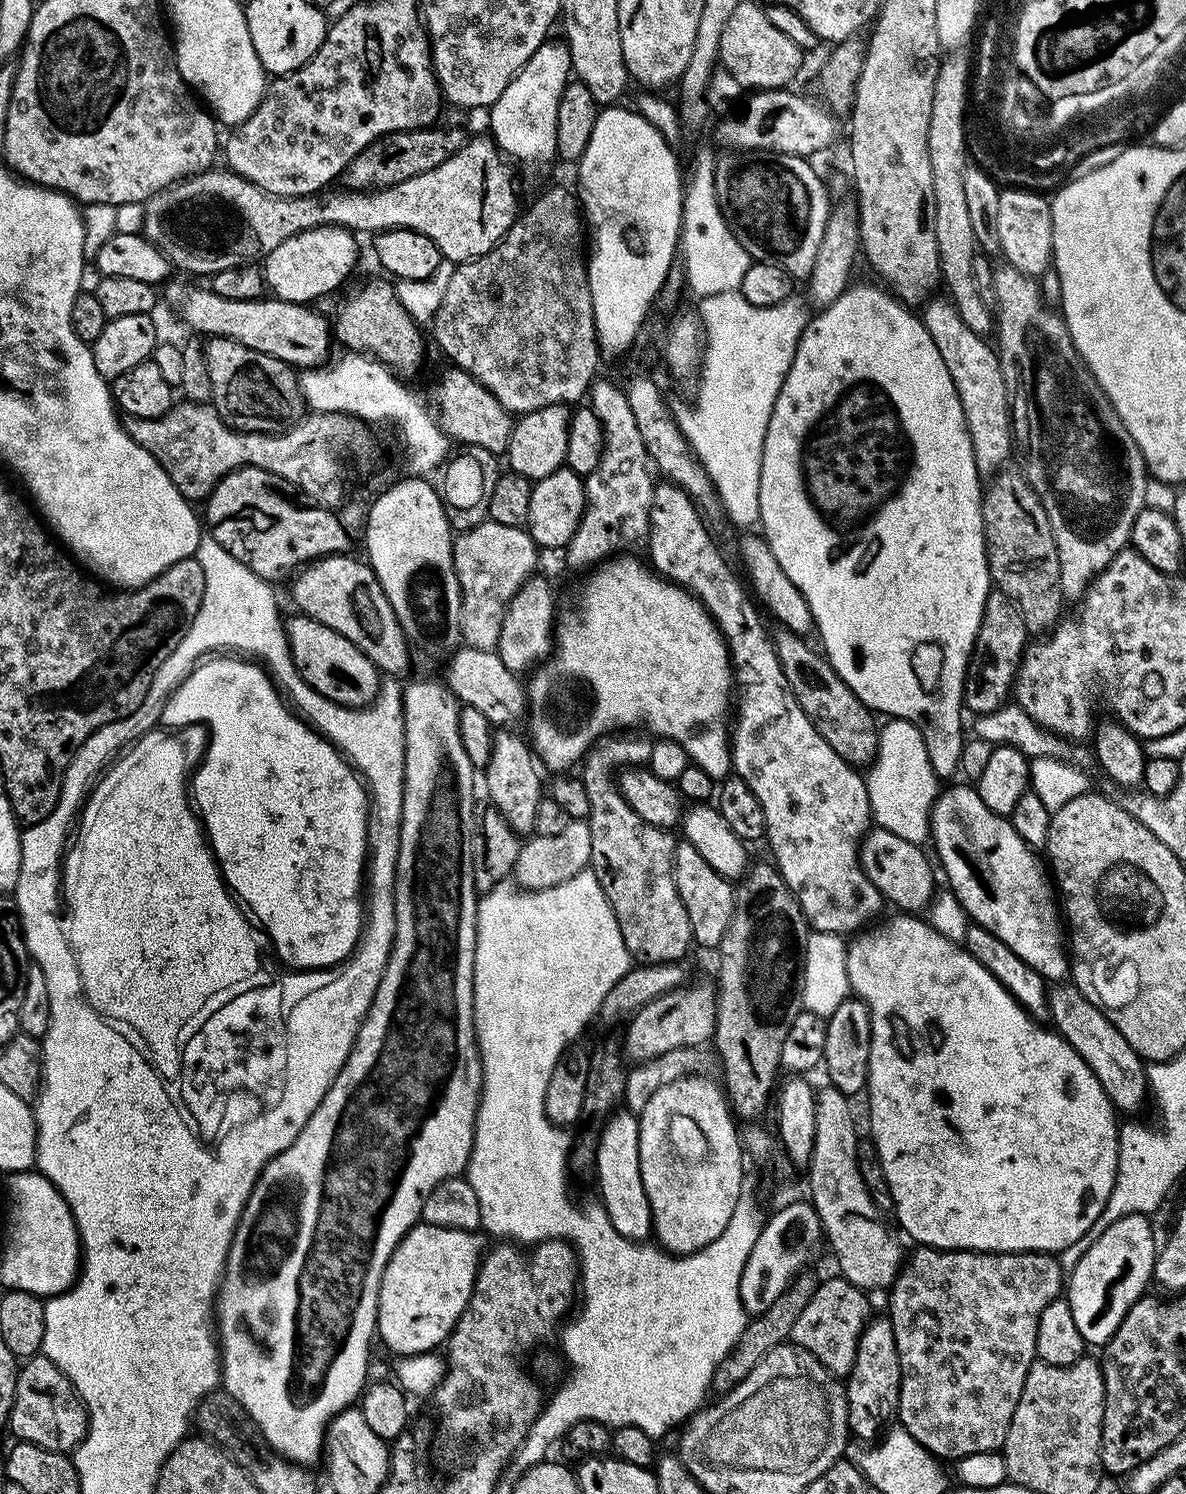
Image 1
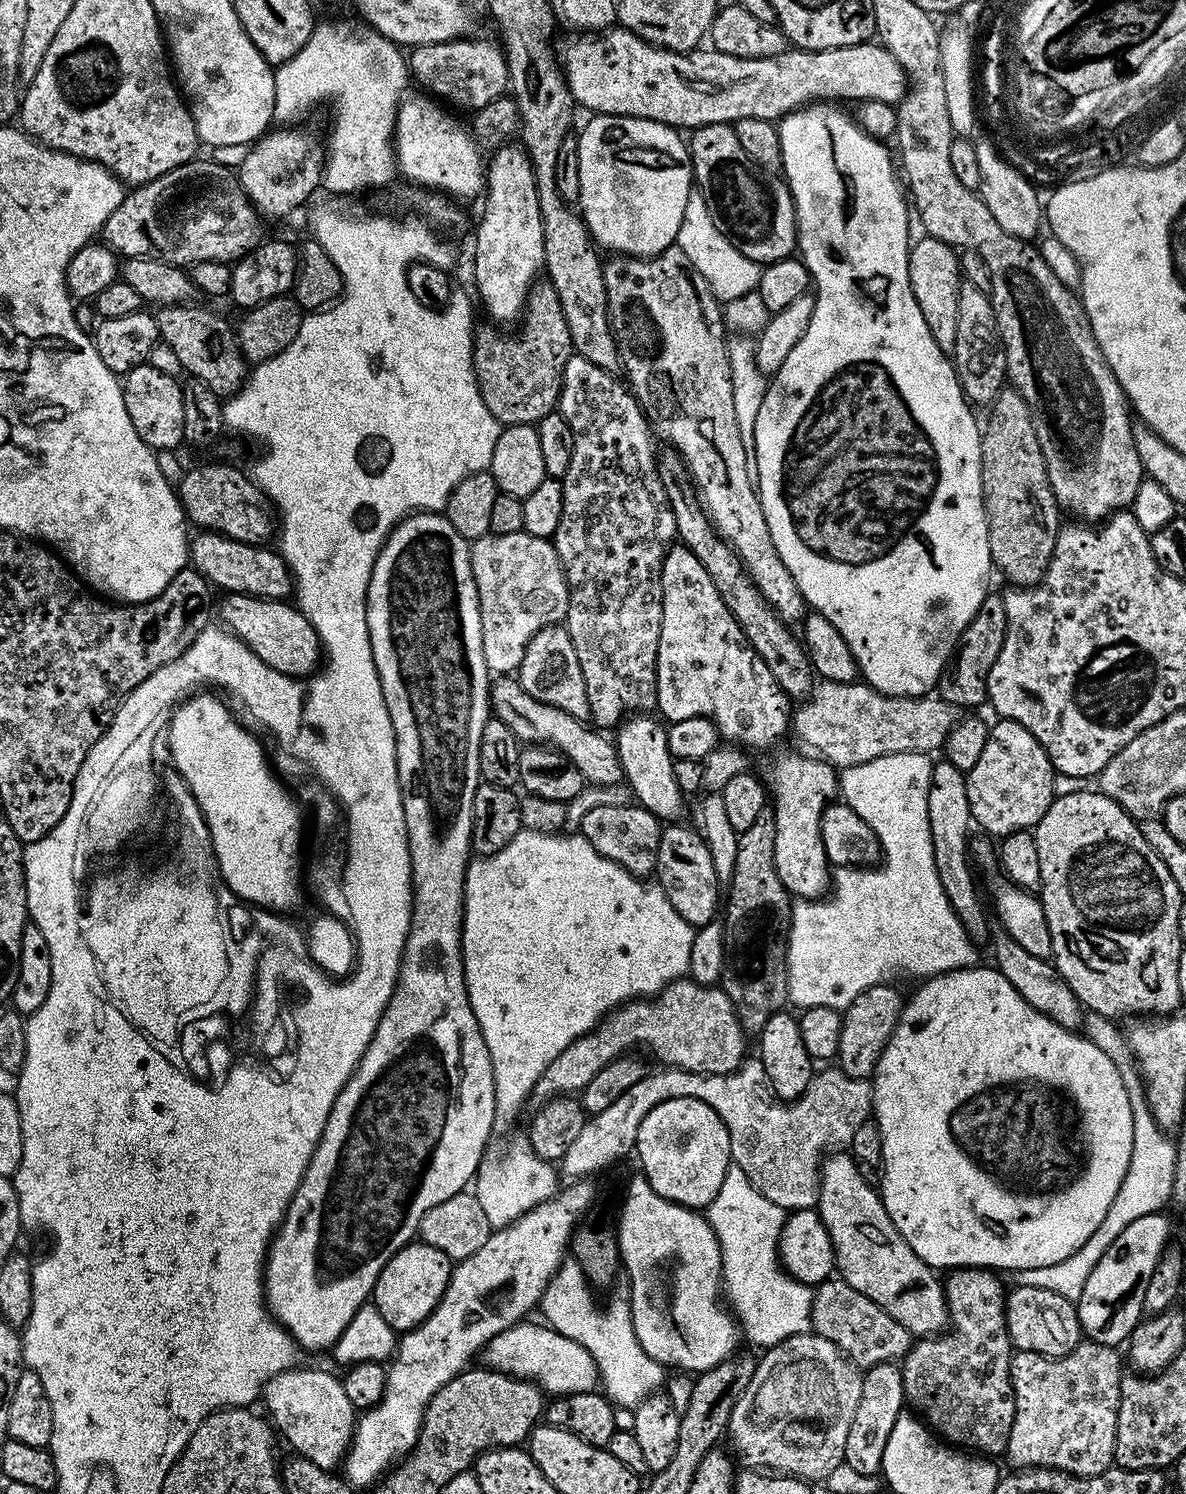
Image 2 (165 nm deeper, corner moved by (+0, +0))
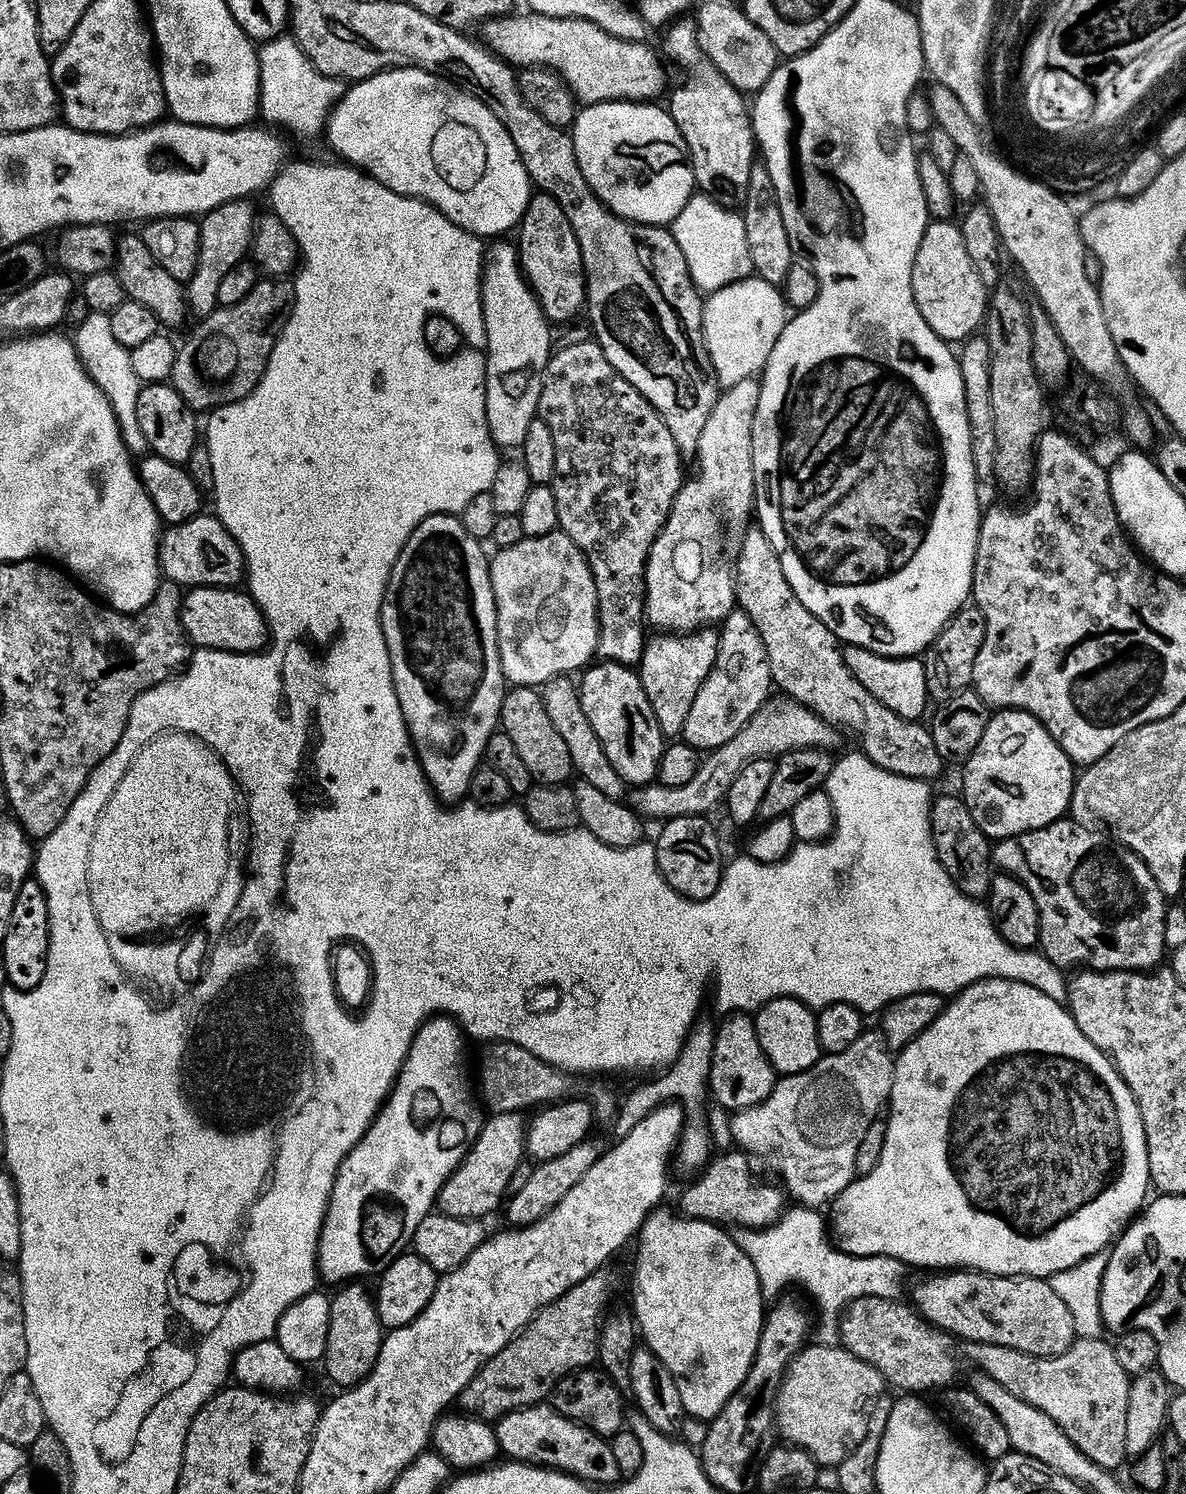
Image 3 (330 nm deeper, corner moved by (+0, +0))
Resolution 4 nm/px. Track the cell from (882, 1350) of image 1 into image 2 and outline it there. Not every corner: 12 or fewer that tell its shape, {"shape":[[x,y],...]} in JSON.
{"shape":[[899,1363],[863,1373],[844,1463],[875,1477],[905,1411]]}

